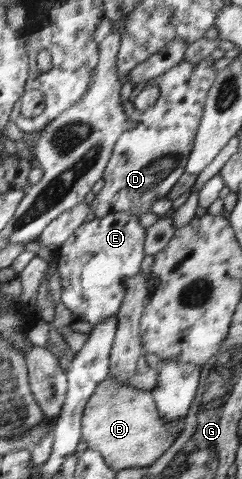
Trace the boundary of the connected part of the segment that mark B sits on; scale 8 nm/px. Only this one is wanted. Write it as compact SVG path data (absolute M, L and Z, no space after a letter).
M111 377L97 385L82 413L82 441L103 457L161 457L187 425L184 417L177 423L163 418L156 400L149 391L119 385Z

